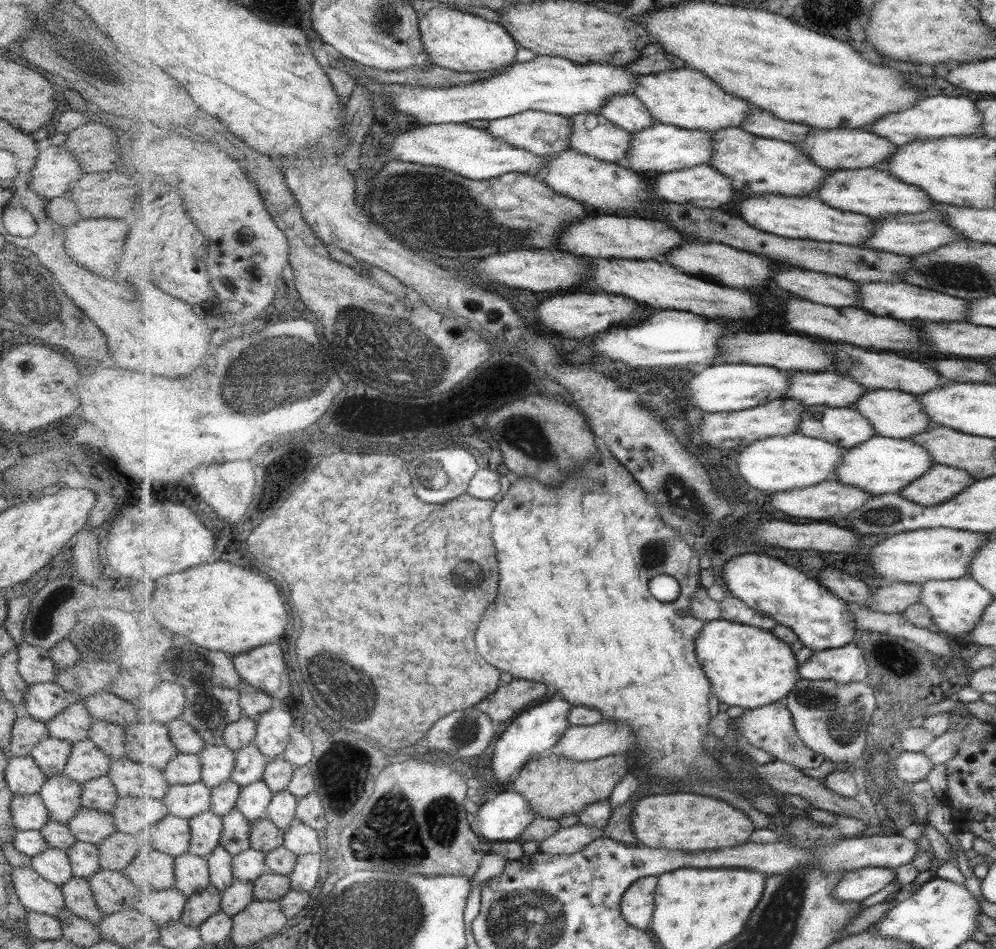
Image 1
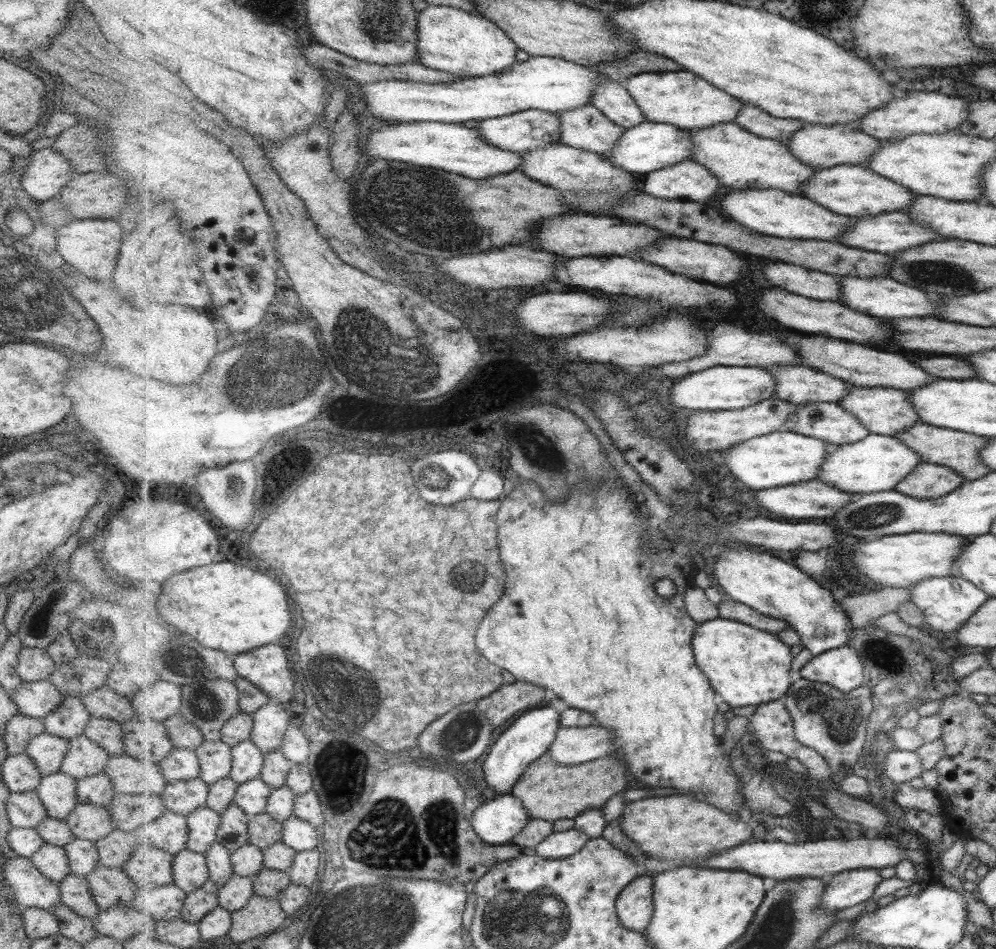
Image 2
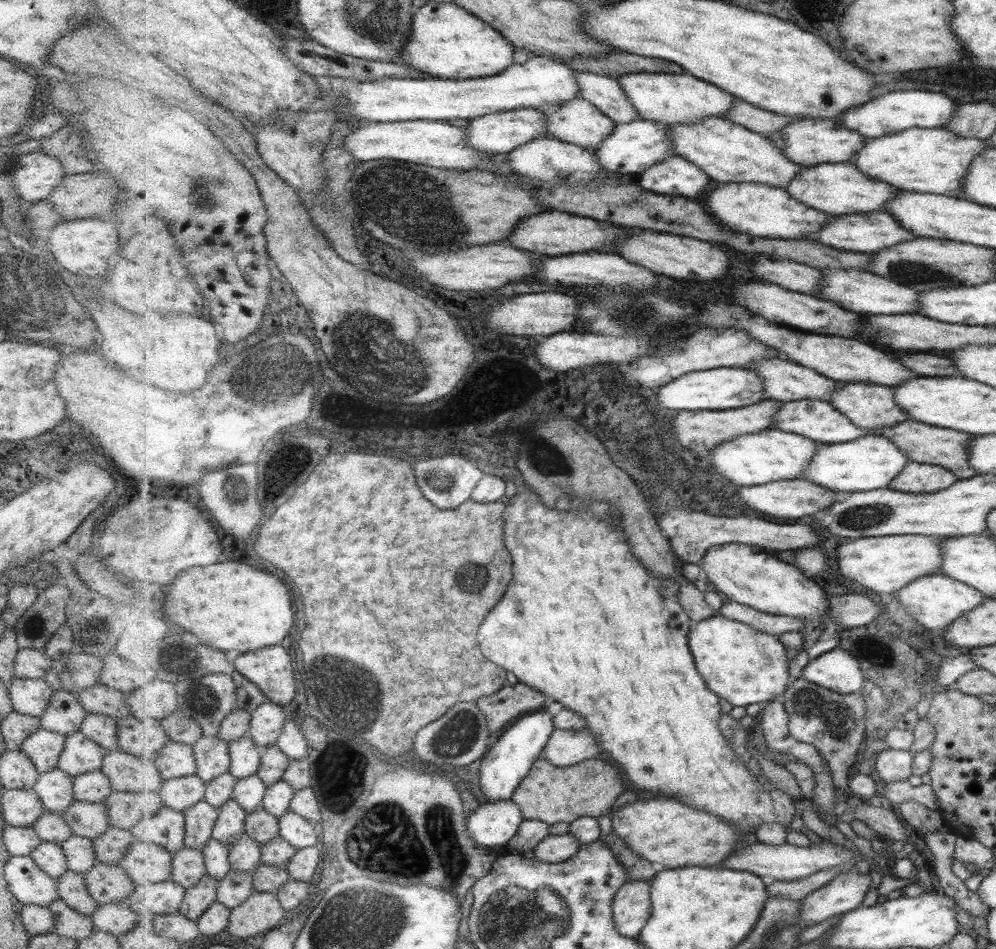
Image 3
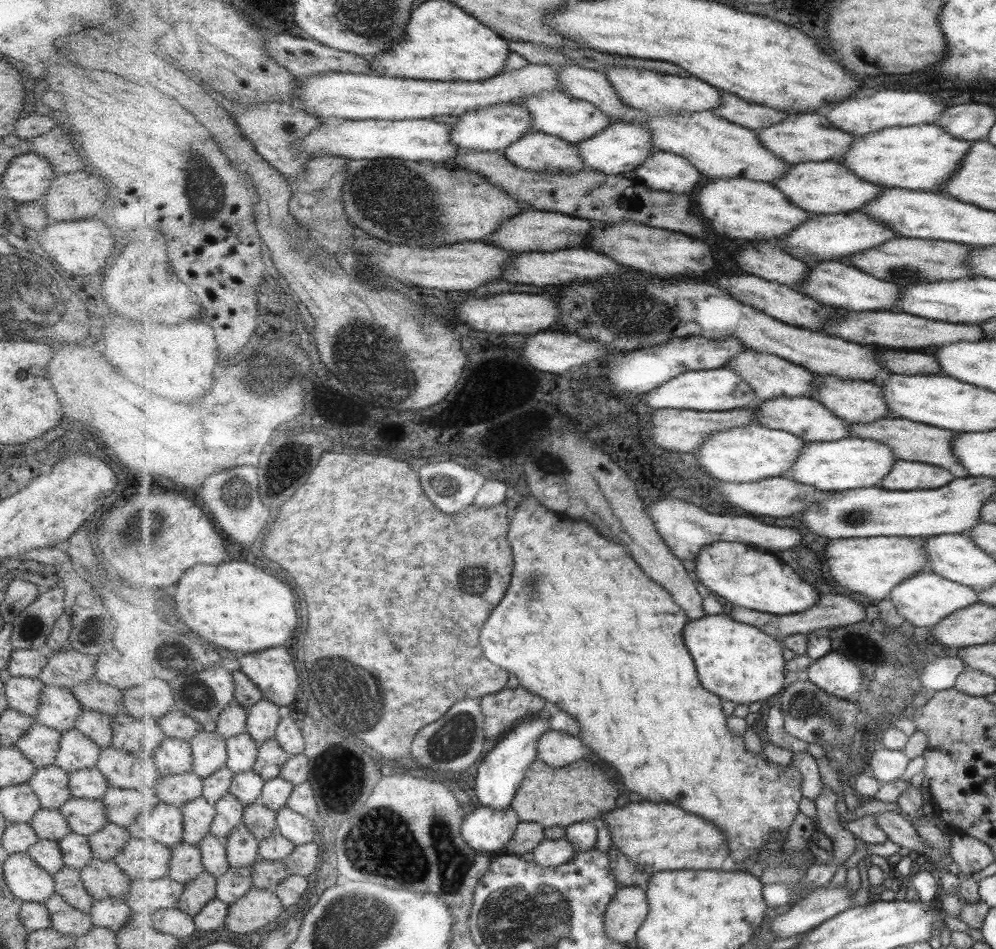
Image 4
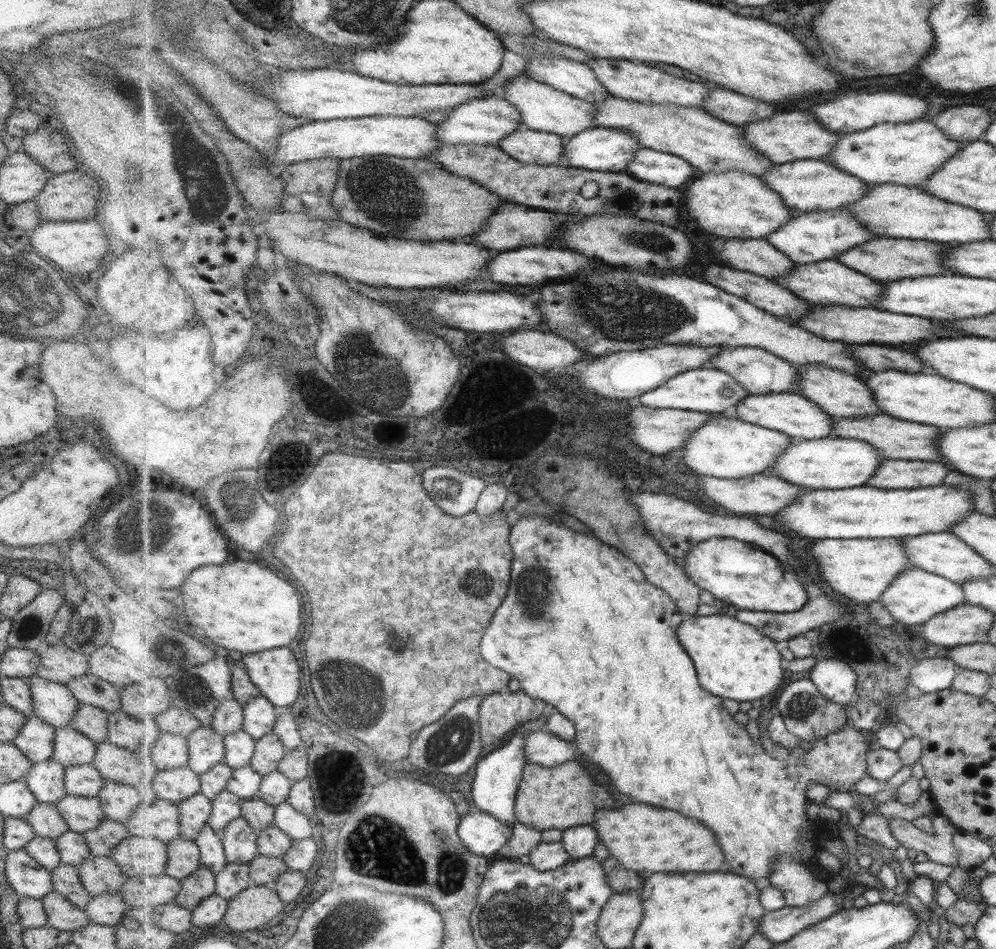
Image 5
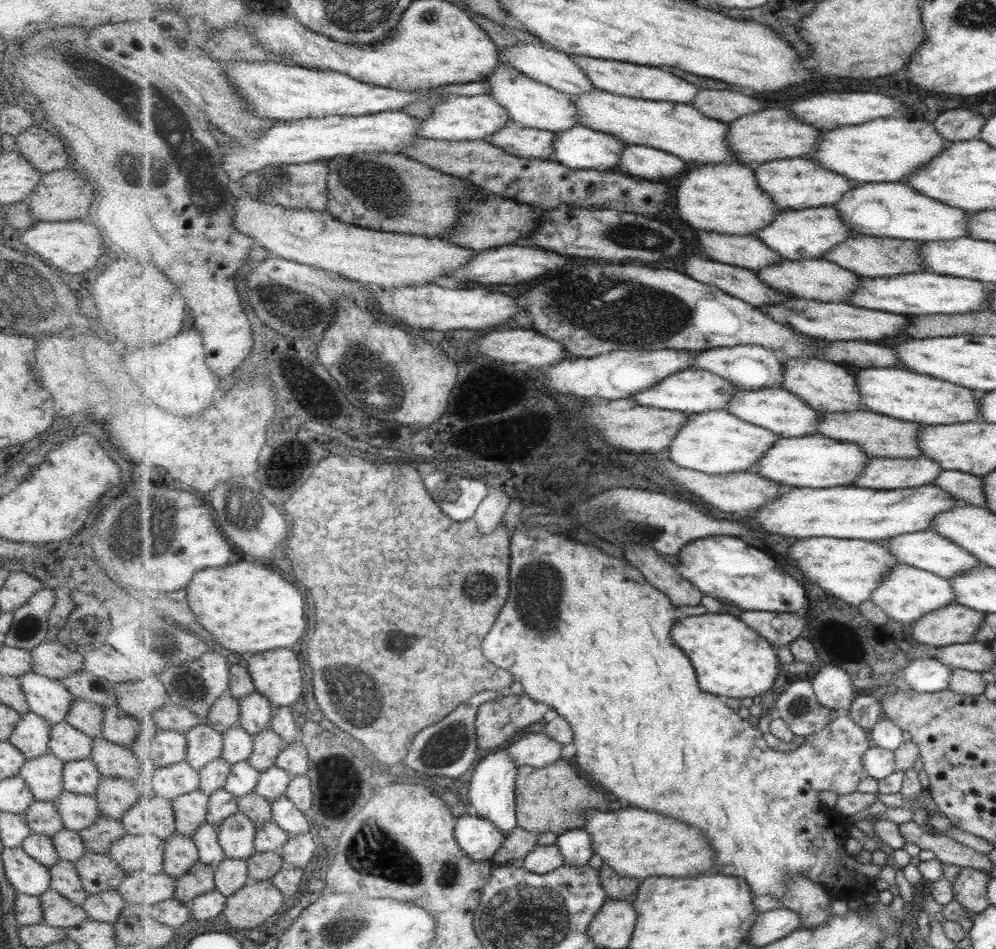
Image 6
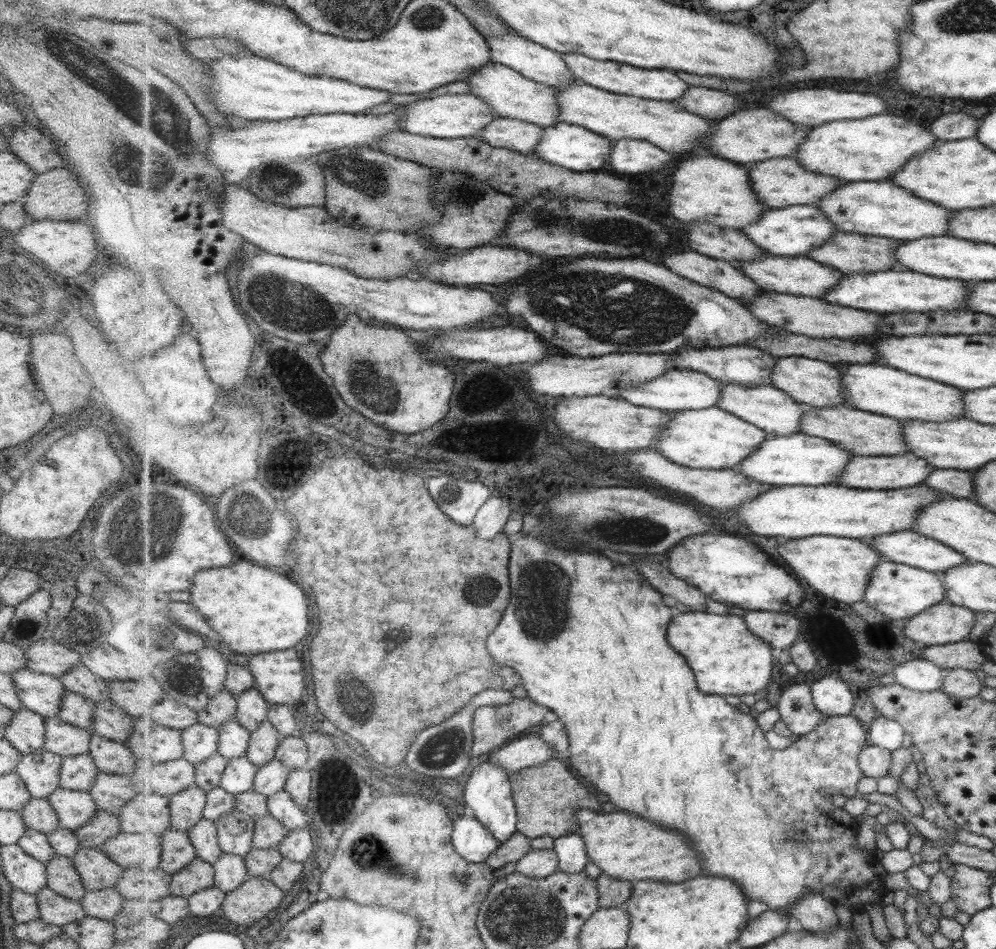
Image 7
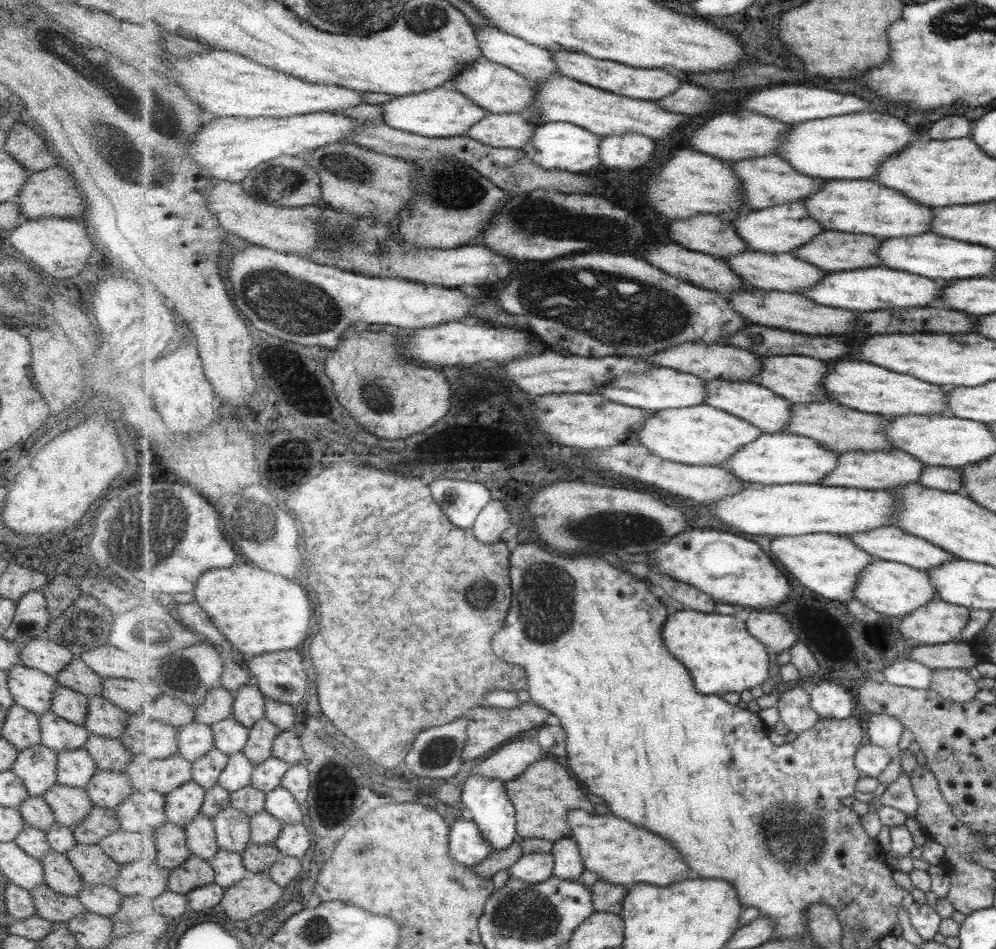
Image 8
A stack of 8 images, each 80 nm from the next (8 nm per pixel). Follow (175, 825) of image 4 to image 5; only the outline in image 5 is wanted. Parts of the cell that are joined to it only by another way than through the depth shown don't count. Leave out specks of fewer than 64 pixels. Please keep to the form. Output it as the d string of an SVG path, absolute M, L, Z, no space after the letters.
M169 800L138 806L123 826L131 836L155 837L165 843L182 837L180 808Z

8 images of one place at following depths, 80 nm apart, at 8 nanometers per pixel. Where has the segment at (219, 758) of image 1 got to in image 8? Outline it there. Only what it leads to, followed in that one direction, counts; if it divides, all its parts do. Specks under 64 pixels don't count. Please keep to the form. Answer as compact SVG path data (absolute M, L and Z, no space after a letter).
M194 721L179 729L180 756L189 759L192 763L209 754L216 747L215 731L212 725Z

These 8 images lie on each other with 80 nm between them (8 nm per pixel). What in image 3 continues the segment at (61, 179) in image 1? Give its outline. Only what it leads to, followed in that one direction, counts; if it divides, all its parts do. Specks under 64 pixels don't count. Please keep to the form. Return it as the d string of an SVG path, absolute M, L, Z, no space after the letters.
M37 150L16 157L11 171L18 197L36 203L47 199L66 175L53 156Z

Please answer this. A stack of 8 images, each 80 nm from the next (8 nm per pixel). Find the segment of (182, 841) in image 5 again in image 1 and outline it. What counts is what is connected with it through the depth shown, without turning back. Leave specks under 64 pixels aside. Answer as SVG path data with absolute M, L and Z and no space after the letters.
M188 852L176 859L176 888L188 899L212 884L208 859Z

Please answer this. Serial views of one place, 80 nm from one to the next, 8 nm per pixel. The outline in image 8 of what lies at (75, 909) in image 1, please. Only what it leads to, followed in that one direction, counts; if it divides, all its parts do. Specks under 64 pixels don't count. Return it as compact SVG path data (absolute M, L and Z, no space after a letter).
M50 850L39 862L42 864L44 883L51 890L65 896L78 896L84 882L65 854Z

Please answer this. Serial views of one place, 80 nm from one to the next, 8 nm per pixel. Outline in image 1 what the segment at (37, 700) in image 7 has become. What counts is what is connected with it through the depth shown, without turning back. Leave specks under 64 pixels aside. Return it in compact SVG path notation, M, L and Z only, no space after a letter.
M80 699L72 702L45 724L48 736L73 743L88 738L92 721L91 715Z

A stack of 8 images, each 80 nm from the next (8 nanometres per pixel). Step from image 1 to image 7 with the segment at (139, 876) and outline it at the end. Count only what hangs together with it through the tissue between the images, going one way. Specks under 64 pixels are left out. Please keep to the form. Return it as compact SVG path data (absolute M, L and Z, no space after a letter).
M123 833L108 838L99 848L122 869L157 870L162 860L162 837L153 833Z

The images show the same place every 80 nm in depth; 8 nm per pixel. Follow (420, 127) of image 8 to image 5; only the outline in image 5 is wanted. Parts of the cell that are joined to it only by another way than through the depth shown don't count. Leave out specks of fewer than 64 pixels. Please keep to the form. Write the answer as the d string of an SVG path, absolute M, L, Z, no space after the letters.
M488 95L487 98L478 98L466 102L449 112L448 118L438 126L438 137L444 144L491 144L499 146L500 142L510 134L517 132L523 125L522 112L505 96Z

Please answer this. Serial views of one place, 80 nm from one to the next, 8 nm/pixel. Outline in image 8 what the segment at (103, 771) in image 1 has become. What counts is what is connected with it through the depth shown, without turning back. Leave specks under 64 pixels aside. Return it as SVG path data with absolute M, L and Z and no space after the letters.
M51 711L41 714L38 717L38 723L41 731L40 743L56 753L84 748L90 734L84 726L67 722Z

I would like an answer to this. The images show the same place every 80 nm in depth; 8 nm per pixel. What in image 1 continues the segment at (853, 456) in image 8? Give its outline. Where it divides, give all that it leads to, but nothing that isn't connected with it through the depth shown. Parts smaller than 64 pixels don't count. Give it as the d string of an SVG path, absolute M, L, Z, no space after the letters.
M936 463L925 476L906 486L901 497L923 507L935 507L957 497L975 481L967 471Z

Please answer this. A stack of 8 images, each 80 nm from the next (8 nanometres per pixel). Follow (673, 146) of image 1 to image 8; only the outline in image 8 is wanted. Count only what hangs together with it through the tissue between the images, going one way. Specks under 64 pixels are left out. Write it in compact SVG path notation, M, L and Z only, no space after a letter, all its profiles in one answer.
M542 122L536 130L535 136L528 146L524 148L529 159L540 167L561 169L569 172L589 172L591 168L601 167L602 137L593 134L585 127L577 126L571 122Z

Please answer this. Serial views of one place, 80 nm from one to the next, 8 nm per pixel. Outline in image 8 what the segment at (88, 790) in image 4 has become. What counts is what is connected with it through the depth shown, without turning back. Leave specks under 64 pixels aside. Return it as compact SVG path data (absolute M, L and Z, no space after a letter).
M84 748L57 752L56 757L56 783L61 786L83 789L97 769Z

